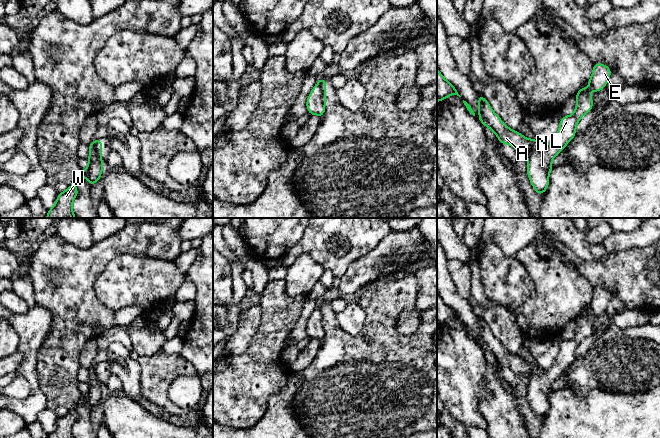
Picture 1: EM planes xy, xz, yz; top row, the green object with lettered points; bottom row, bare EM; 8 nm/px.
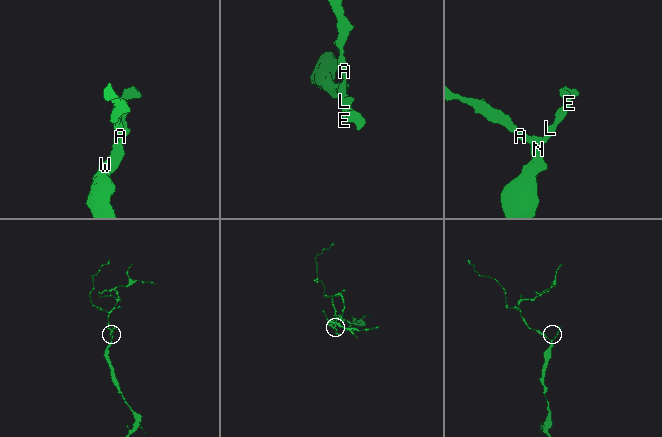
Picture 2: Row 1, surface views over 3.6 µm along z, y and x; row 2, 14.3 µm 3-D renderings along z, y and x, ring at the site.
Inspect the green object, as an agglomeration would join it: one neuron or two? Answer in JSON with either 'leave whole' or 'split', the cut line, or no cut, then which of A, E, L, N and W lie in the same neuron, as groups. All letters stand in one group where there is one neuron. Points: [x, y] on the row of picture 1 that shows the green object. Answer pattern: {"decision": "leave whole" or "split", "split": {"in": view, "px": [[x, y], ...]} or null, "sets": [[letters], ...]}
{"decision": "split", "split": {"in": "xz", "px": [[317, 84], [321, 89], [321, 99], [324, 105]]}, "sets": [["A"], ["E", "L", "N", "W"]]}

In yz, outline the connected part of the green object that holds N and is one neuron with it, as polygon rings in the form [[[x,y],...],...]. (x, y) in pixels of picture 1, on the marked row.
[[[582,86],[575,97],[577,104],[574,113],[569,116],[561,116],[559,130],[550,144],[540,144],[536,137],[532,139],[539,146],[527,155],[527,174],[531,185],[539,196],[544,194],[549,186],[553,158],[563,151],[565,146],[575,137],[579,120],[593,109],[593,99],[587,87]]]

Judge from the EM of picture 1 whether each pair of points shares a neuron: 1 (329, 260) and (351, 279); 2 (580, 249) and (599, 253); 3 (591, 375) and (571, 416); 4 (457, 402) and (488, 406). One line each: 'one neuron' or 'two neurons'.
1: two neurons
2: one neuron
3: two neurons
4: two neurons

